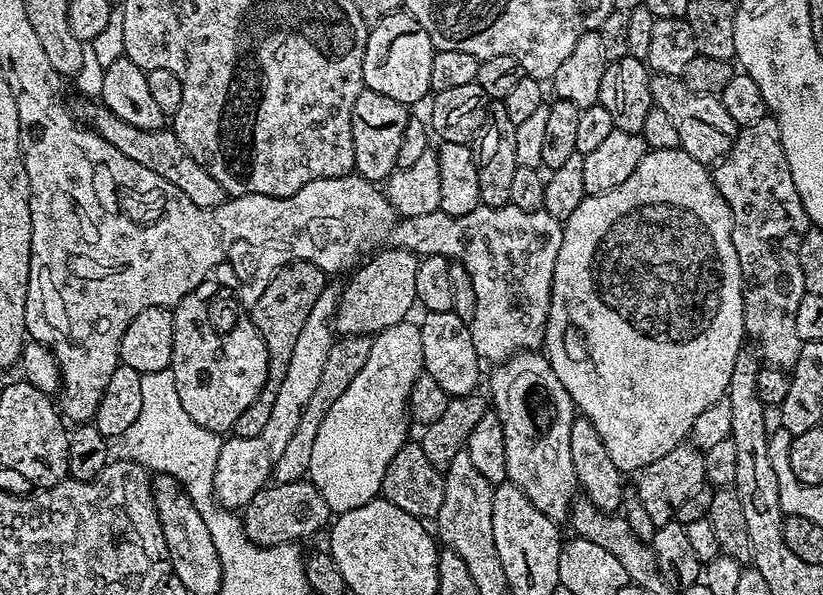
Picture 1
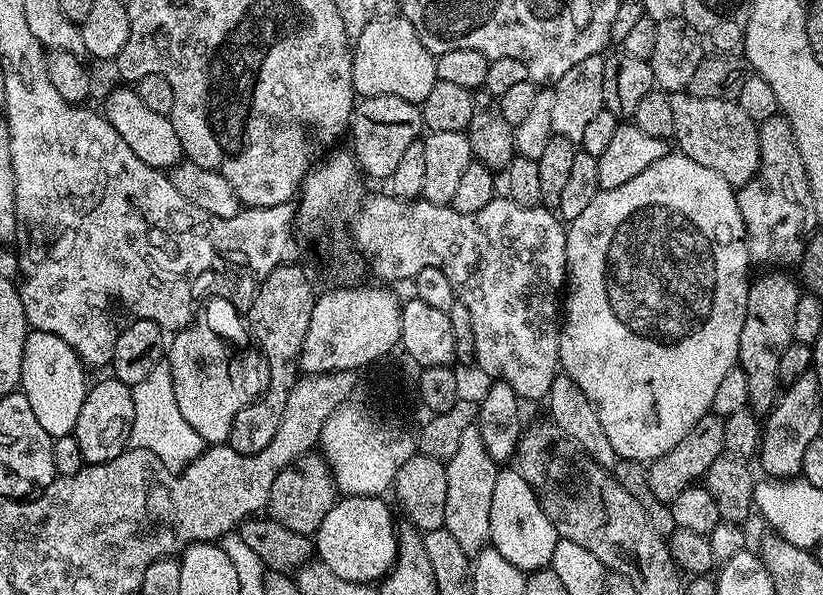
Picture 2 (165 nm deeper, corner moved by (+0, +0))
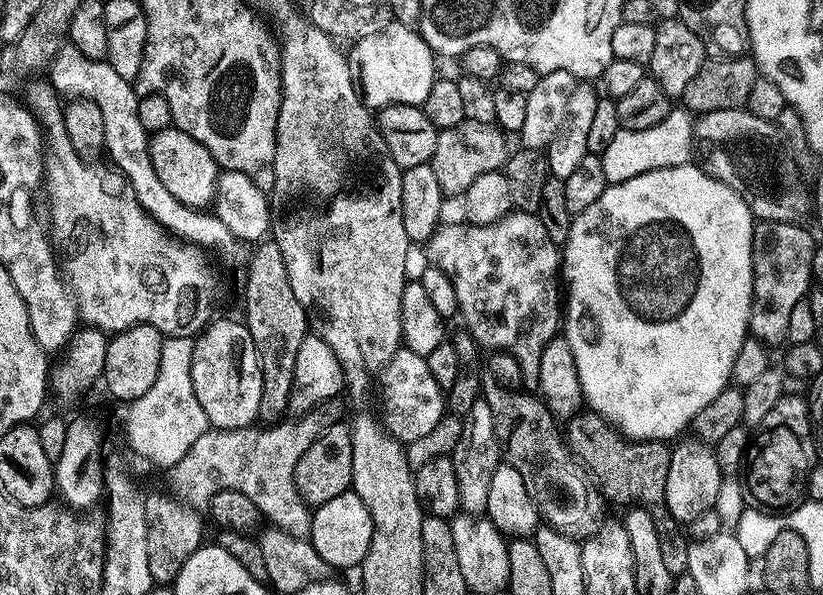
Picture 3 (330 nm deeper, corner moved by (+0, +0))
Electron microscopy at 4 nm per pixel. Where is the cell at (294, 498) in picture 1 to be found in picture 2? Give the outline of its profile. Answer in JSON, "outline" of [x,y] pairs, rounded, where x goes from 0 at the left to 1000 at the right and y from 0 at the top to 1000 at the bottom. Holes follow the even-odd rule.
{"outline":[[[388,758],[373,760],[352,783],[348,783],[333,803],[333,817],[328,824],[324,859],[329,872],[343,877],[343,884],[352,884],[352,891],[362,891],[362,897],[379,901],[391,884],[391,871],[401,864],[401,857],[411,839],[408,805],[403,800],[403,782],[397,768]]]}

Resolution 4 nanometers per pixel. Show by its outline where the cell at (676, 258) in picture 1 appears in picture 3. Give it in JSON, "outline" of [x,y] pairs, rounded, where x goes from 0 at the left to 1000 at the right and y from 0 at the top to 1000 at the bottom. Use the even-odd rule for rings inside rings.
{"outline":[[[837,272],[829,279],[814,279],[806,282],[798,289],[786,289],[785,292],[775,292],[775,299],[762,303],[761,306],[751,306],[750,309],[740,309],[739,318],[734,321],[731,333],[719,345],[712,346],[712,353],[699,358],[693,380],[693,393],[688,400],[688,407],[683,413],[683,471],[688,479],[688,536],[683,545],[684,570],[693,575],[693,588],[697,588],[697,615],[702,615],[702,642],[707,642],[707,662],[710,664],[711,681],[718,691],[725,692],[736,711],[744,714],[756,733],[763,734],[765,739],[801,739],[803,743],[815,741],[815,733],[825,734],[831,718],[840,714],[846,704],[846,697],[852,692],[857,682],[863,682],[863,676],[868,676],[868,669],[872,669],[872,662],[877,662],[877,655],[886,650],[889,637],[889,610],[892,602],[897,602],[897,588],[902,588],[902,575],[910,570],[911,553],[909,538],[914,533],[914,385],[916,382],[916,365],[914,355],[909,351],[908,339],[891,319],[887,313],[878,309],[872,299],[868,299],[854,281],[847,279],[844,274]]]}

